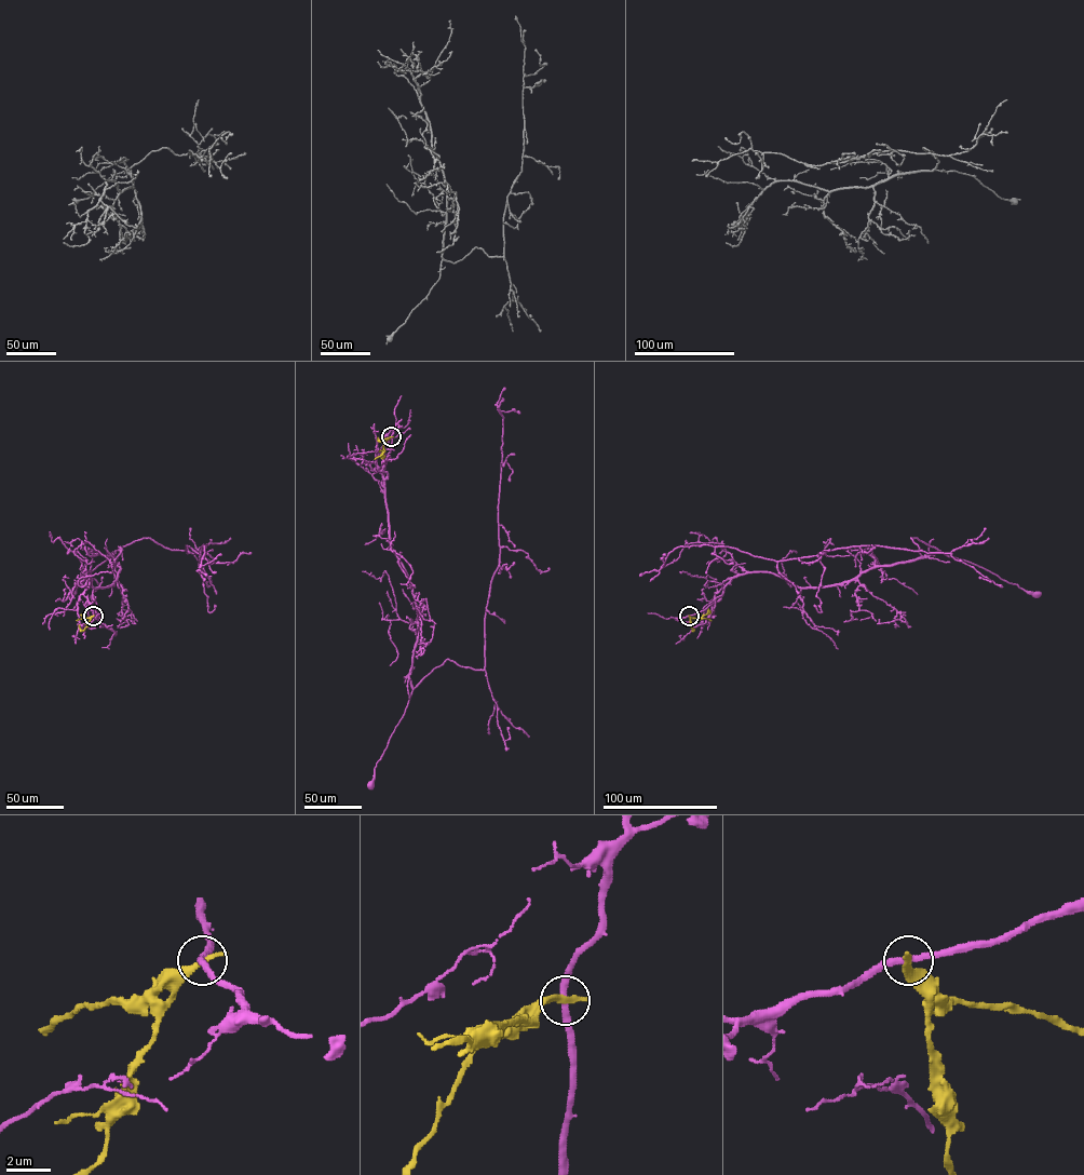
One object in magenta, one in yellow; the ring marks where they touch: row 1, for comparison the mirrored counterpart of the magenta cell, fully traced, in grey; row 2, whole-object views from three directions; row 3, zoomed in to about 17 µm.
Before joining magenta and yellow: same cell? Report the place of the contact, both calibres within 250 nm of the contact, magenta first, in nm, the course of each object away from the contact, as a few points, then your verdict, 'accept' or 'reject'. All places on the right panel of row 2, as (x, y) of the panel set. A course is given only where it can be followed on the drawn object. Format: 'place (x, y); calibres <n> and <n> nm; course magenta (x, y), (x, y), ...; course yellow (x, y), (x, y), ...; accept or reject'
place (689, 616); calibres 300 and 320 nm; course magenta (689, 616), (705, 609), (743, 574), (771, 572), (798, 586), (822, 588), (871, 568), (940, 552), (1037, 595); course yellow (689, 616), (710, 620); reject

